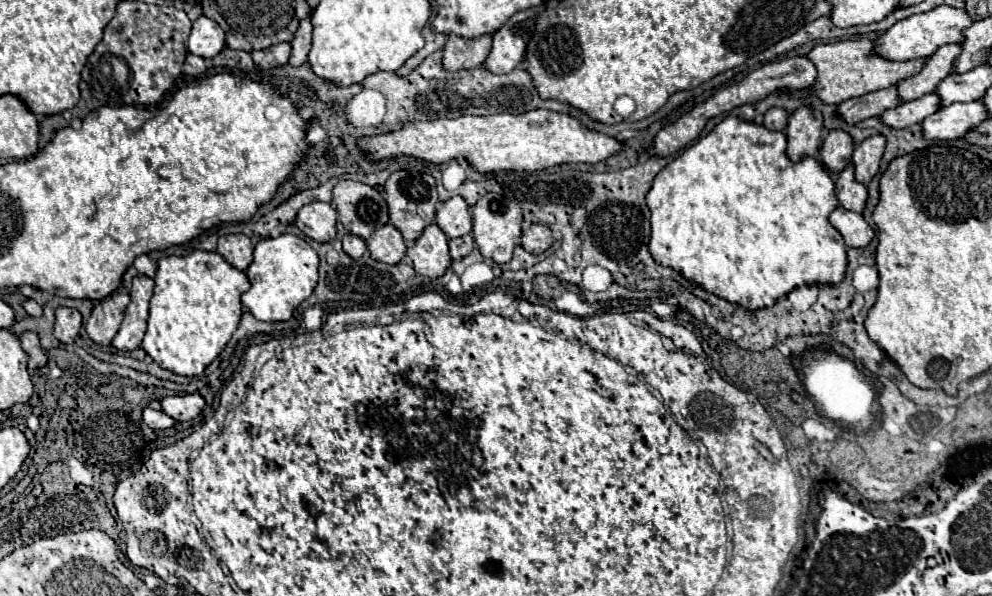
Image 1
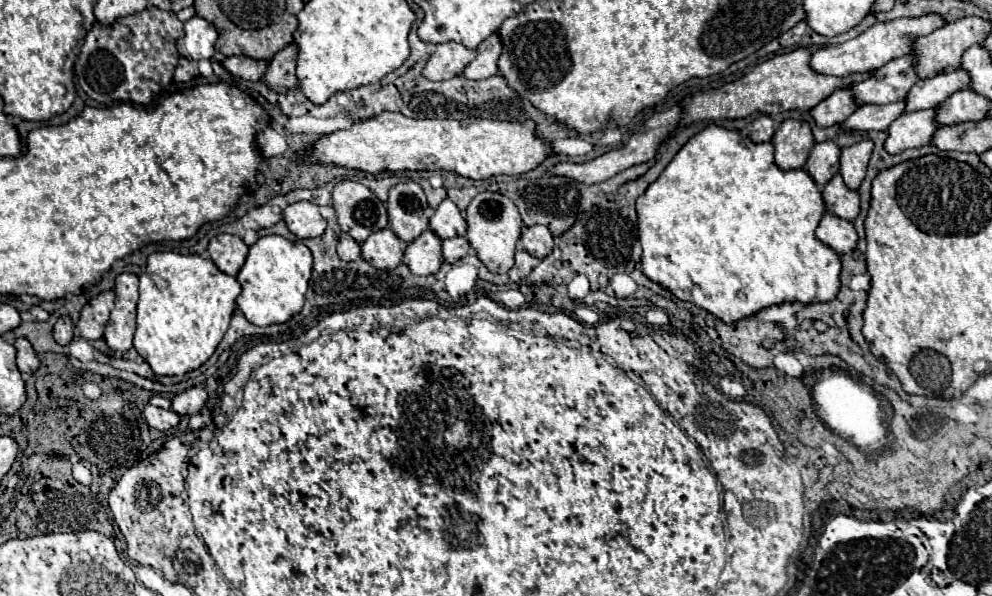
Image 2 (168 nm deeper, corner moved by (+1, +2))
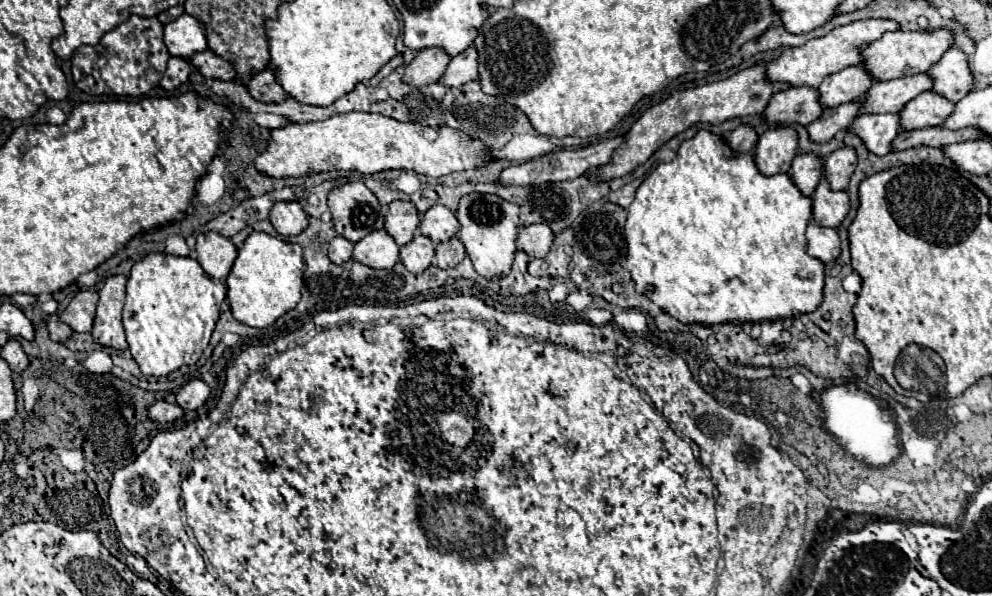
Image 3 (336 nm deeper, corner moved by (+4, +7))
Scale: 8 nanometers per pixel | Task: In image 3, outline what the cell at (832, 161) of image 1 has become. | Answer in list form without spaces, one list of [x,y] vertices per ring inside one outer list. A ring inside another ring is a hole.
[[[799,152],[793,160],[789,174],[791,174],[793,182],[797,184],[797,188],[805,196],[811,196],[815,192],[819,180],[823,178],[823,158],[817,154]]]

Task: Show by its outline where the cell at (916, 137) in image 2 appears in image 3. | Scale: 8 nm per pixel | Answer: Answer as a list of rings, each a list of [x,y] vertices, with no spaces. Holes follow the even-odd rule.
[[[861,114],[849,130],[861,136],[873,154],[885,156],[891,150],[895,136],[903,132],[903,126],[899,114]]]

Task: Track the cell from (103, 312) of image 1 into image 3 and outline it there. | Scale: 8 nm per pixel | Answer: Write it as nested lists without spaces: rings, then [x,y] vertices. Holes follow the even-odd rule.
[[[95,290],[79,292],[71,300],[67,310],[59,316],[59,320],[69,324],[75,332],[91,332],[97,302],[99,302],[99,292],[95,292]]]

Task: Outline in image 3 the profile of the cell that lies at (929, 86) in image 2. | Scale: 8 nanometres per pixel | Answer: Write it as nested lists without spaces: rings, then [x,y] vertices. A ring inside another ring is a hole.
[[[917,74],[917,76],[905,76],[885,82],[875,82],[873,88],[863,98],[863,108],[859,114],[865,112],[901,112],[903,106],[917,98],[921,92],[927,92],[933,88],[933,76],[931,74]]]

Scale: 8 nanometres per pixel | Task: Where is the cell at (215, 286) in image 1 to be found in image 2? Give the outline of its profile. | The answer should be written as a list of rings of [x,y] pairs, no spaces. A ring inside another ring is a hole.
[[[172,251],[152,253],[146,263],[146,271],[140,275],[140,299],[138,299],[138,317],[134,333],[134,349],[138,355],[152,367],[154,375],[184,375],[198,369],[218,347],[224,337],[230,317],[236,307],[236,297],[240,295],[240,283],[218,271],[218,267],[200,255],[180,255]]]

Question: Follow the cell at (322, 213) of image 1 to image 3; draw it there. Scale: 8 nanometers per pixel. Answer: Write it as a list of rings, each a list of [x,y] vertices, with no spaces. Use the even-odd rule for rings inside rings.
[[[297,200],[277,202],[269,214],[269,220],[281,236],[297,236],[309,226],[309,216]]]

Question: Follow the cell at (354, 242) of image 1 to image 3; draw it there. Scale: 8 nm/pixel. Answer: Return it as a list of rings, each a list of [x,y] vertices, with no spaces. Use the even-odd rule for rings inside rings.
[[[337,234],[329,242],[329,260],[333,260],[335,264],[345,264],[347,260],[351,260],[351,254],[353,254],[353,242],[345,240],[341,234]]]

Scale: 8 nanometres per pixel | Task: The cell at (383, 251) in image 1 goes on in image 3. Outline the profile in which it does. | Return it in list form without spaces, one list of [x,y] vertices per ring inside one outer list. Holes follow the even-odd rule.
[[[375,230],[355,244],[353,258],[369,268],[391,270],[399,260],[399,246],[385,230]]]

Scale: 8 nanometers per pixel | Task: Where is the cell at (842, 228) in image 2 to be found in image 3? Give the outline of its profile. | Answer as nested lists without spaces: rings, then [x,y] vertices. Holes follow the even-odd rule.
[[[811,222],[807,226],[807,240],[809,240],[809,254],[817,256],[825,264],[841,254],[841,240],[837,228],[819,226],[817,222]]]

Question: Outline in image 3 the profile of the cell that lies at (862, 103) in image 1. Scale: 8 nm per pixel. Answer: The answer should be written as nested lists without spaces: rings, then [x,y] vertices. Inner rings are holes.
[[[797,86],[773,96],[763,116],[769,124],[811,124],[823,114],[819,90],[813,86]]]

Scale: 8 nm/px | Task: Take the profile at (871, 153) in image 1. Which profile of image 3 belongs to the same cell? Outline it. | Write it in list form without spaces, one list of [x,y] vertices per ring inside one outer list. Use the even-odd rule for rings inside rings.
[[[851,146],[837,148],[827,160],[825,160],[825,178],[829,180],[833,190],[847,190],[849,180],[857,166],[857,152]]]

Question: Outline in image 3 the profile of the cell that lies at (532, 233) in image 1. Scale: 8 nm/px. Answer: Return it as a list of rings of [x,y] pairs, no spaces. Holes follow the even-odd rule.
[[[531,224],[519,226],[517,248],[527,252],[531,258],[545,258],[553,244],[553,232],[549,224]]]

